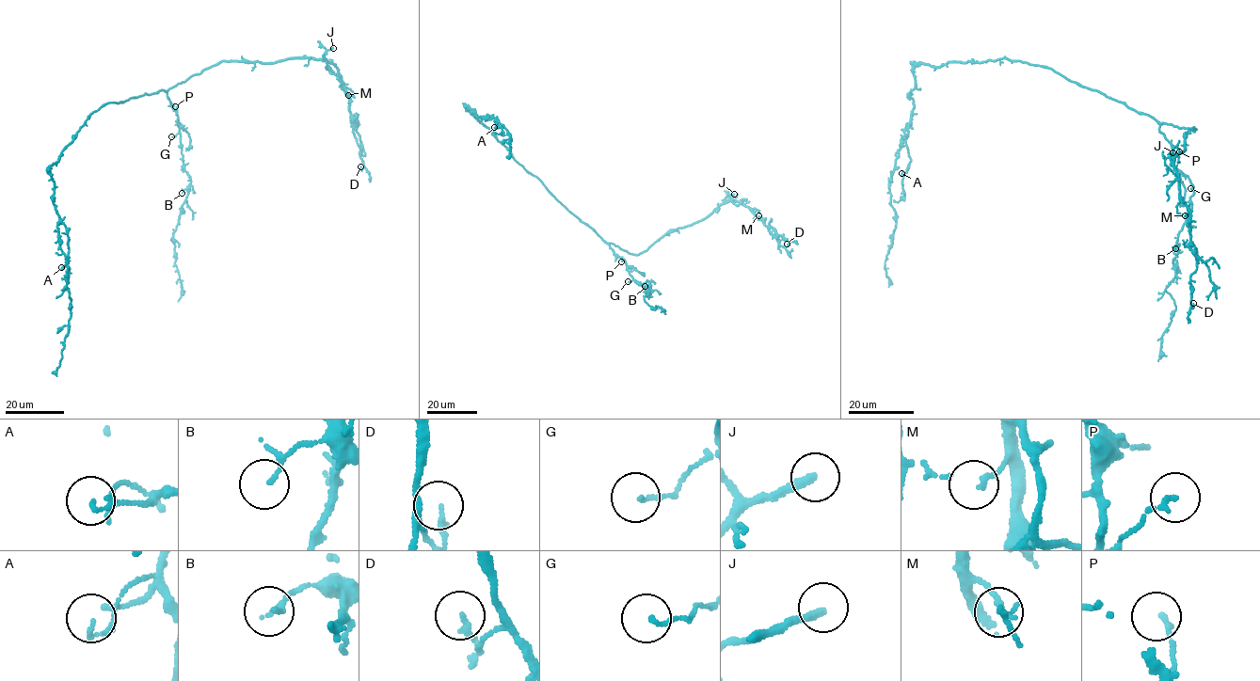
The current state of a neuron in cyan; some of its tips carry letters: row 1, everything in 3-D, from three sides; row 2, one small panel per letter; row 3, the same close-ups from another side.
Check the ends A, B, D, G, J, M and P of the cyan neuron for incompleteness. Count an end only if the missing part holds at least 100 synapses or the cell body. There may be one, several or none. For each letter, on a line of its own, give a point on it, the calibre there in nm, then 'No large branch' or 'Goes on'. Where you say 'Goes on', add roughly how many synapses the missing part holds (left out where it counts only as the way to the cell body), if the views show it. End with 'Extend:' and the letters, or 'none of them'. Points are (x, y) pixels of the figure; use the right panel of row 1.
A: Place: (901, 173). Thickness 110 nm. No large branch
B: Place: (1175, 248). Thickness 80 nm. No large branch
D: Place: (1193, 303). Thickness 160 nm. No large branch
G: Place: (1190, 188). Thickness 110 nm. No large branch
J: Place: (1172, 152). Thickness 240 nm. Goes on
M: Place: (1185, 215). Thickness 110 nm. No large branch
P: Place: (1179, 151). Thickness 140 nm. No large branch
Extend: J

